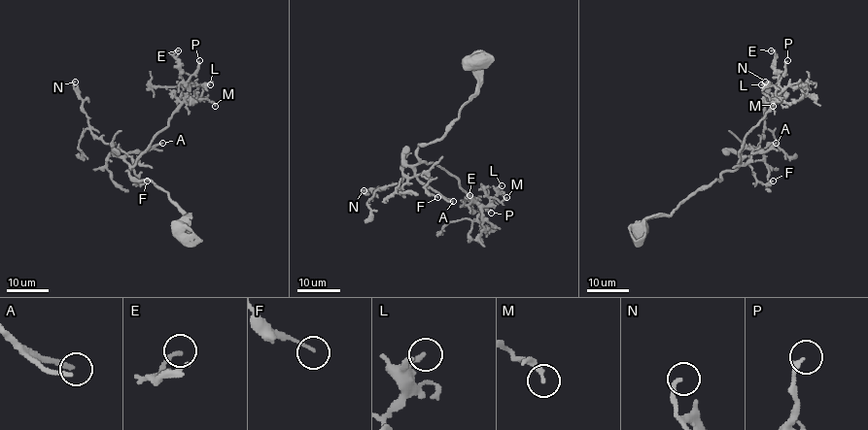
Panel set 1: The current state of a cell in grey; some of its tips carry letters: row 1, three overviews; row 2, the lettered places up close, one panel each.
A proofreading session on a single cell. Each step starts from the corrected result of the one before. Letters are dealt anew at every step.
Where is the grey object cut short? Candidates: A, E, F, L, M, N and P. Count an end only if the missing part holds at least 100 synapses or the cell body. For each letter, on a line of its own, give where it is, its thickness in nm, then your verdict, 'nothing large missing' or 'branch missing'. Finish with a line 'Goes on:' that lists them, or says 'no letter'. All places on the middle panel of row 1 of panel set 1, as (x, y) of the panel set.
A: place (453, 201); calibre 200 nm; branch missing
E: place (469, 195); calibre 180 nm; nothing large missing
F: place (437, 197); calibre 120 nm; nothing large missing
L: place (502, 185); calibre 200 nm; nothing large missing
M: place (506, 197); calibre 170 nm; nothing large missing
N: place (364, 190); calibre 160 nm; nothing large missing
P: place (491, 213); calibre 200 nm; nothing large missing
Goes on: A

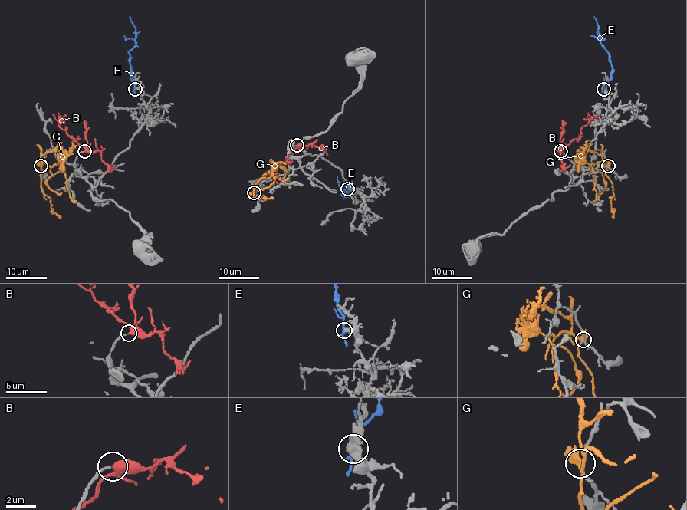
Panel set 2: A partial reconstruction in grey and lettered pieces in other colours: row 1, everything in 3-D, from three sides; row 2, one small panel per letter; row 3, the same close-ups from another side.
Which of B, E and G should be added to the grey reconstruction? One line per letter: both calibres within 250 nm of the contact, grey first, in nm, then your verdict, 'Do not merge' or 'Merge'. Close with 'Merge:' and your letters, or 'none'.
B: Thickness 150 nm (grey) against 320 nm. Merge
E: Thickness 440 nm (grey) against 170 nm. Do not merge
G: Thickness 200 nm (grey) against 340 nm. Do not merge
Merge: B

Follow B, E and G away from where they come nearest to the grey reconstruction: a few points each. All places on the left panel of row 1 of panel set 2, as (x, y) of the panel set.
B: (84, 151), (81, 145), (59, 126), (59, 120), (66, 114)
E: (134, 89), (128, 52), (136, 45), (136, 27), (129, 16)
G: (41, 166), (45, 162), (50, 166), (57, 165), (60, 168), (53, 175), (47, 186), (57, 193), (62, 192)

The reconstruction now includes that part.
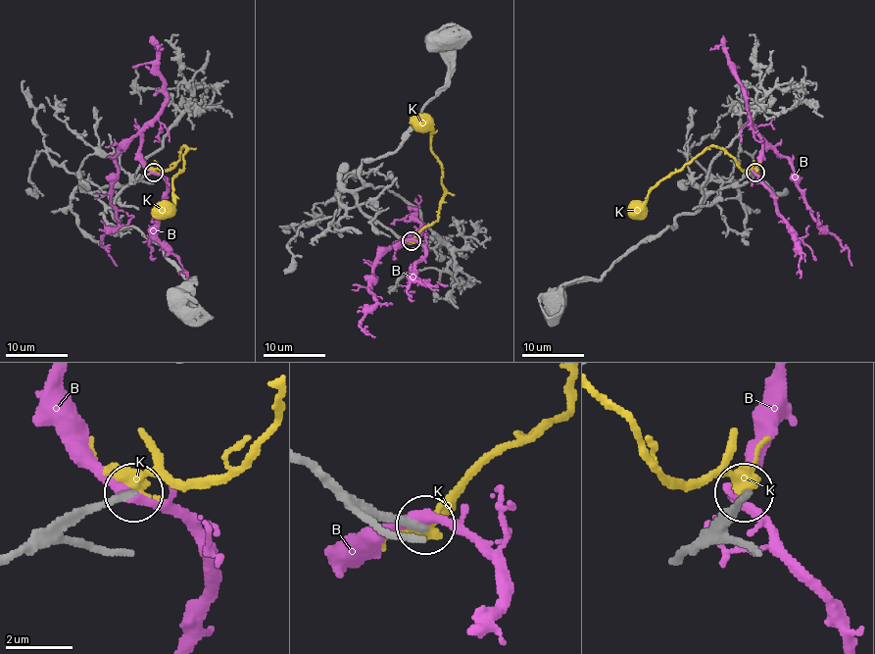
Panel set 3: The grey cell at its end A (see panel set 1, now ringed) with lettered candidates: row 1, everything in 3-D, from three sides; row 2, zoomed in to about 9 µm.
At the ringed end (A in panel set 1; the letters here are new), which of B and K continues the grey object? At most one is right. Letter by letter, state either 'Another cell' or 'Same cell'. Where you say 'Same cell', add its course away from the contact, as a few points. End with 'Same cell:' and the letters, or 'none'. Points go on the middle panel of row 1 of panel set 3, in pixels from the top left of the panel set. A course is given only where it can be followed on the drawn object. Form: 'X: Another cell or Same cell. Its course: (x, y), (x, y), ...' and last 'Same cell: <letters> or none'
B: Another cell
K: Another cell
Same cell: none

